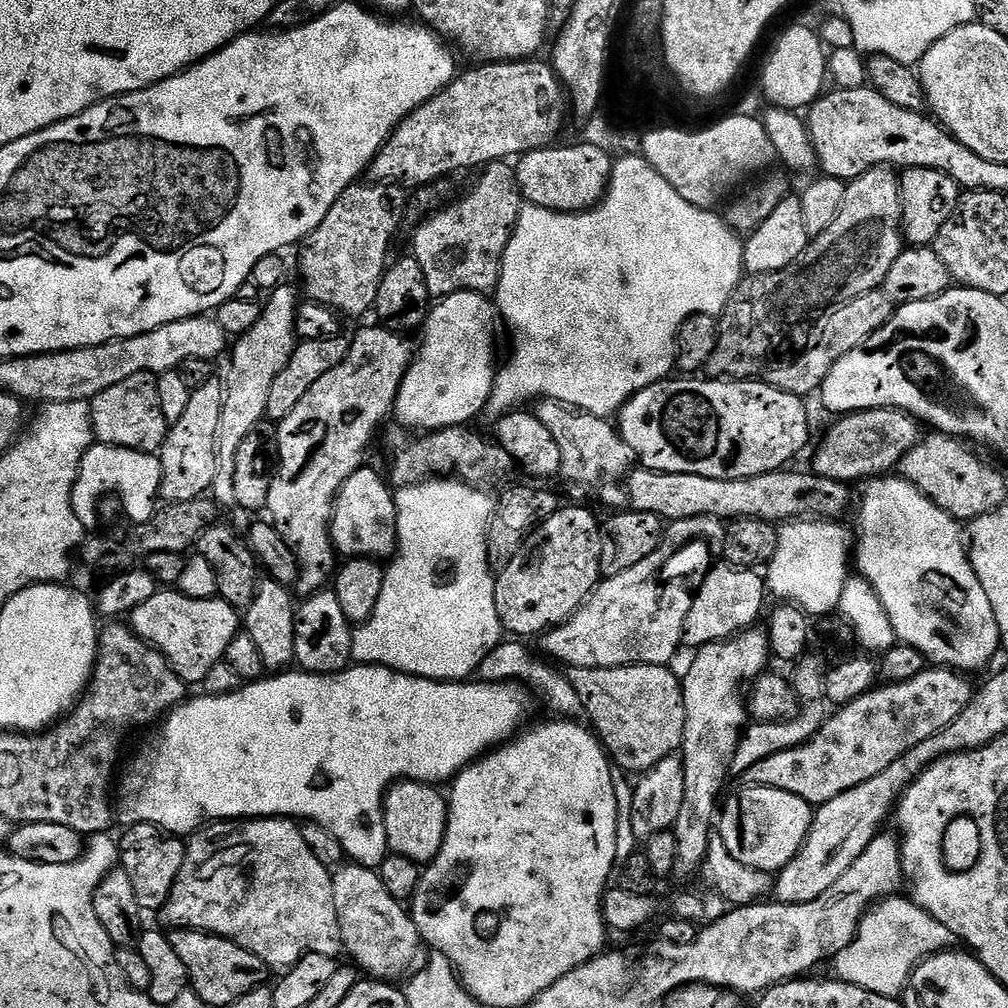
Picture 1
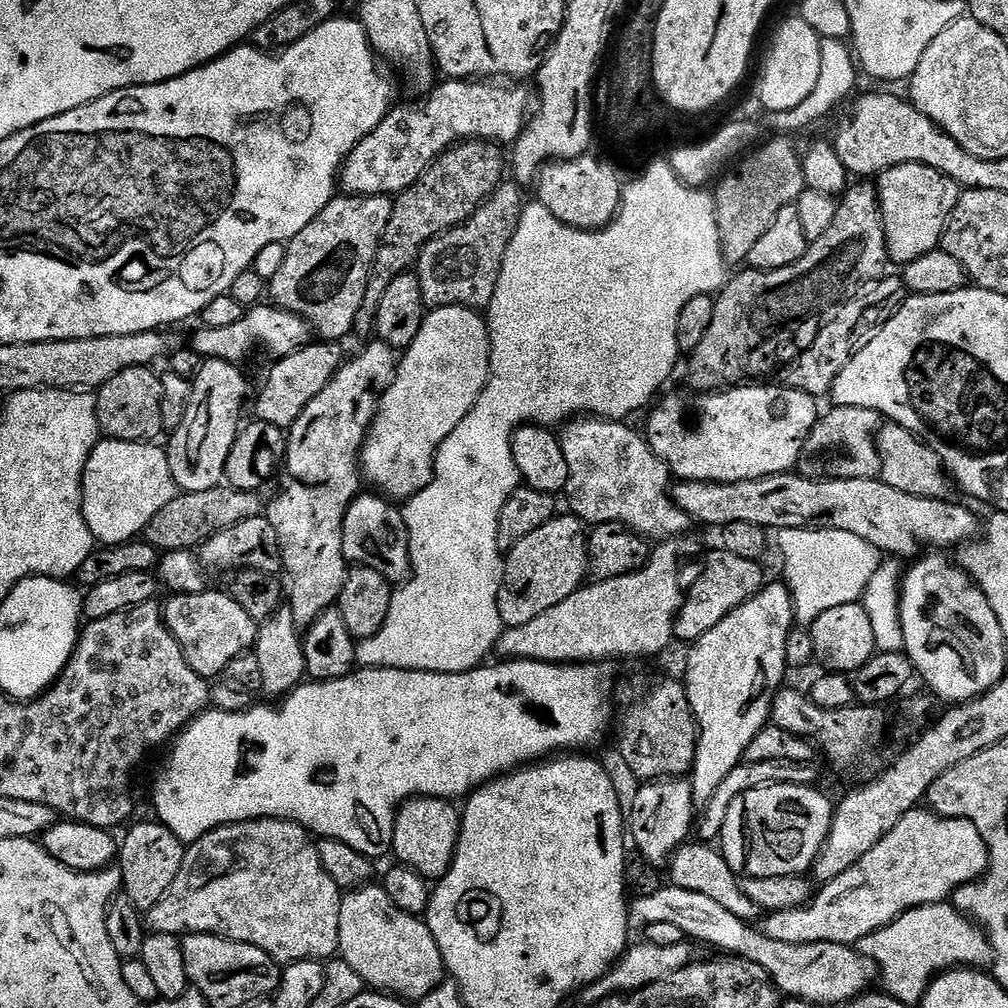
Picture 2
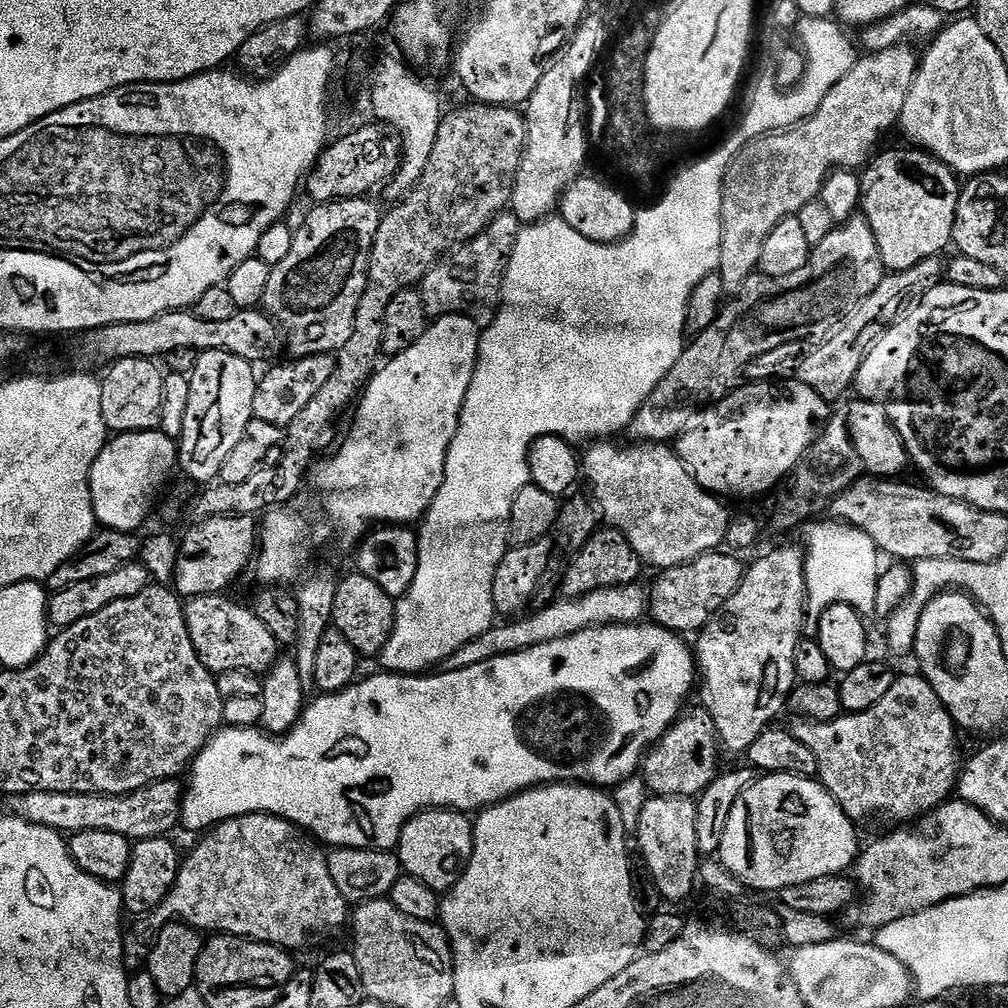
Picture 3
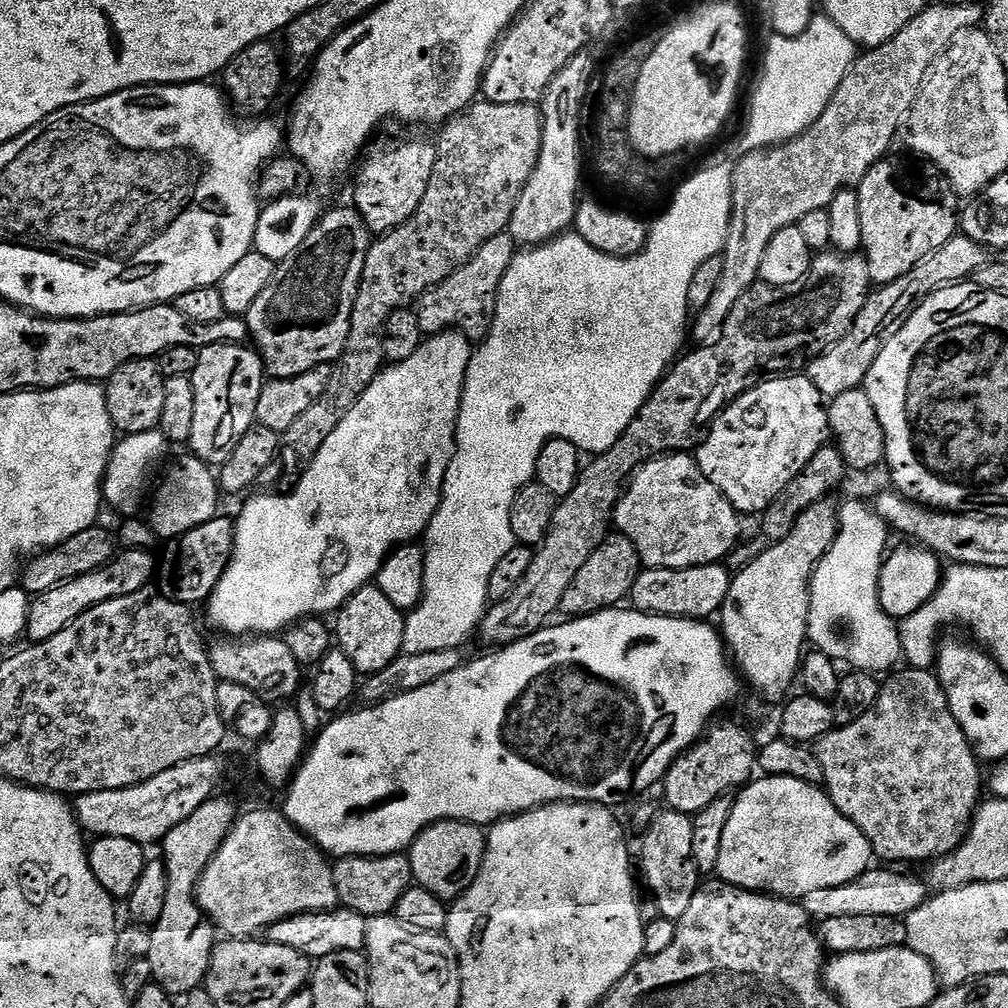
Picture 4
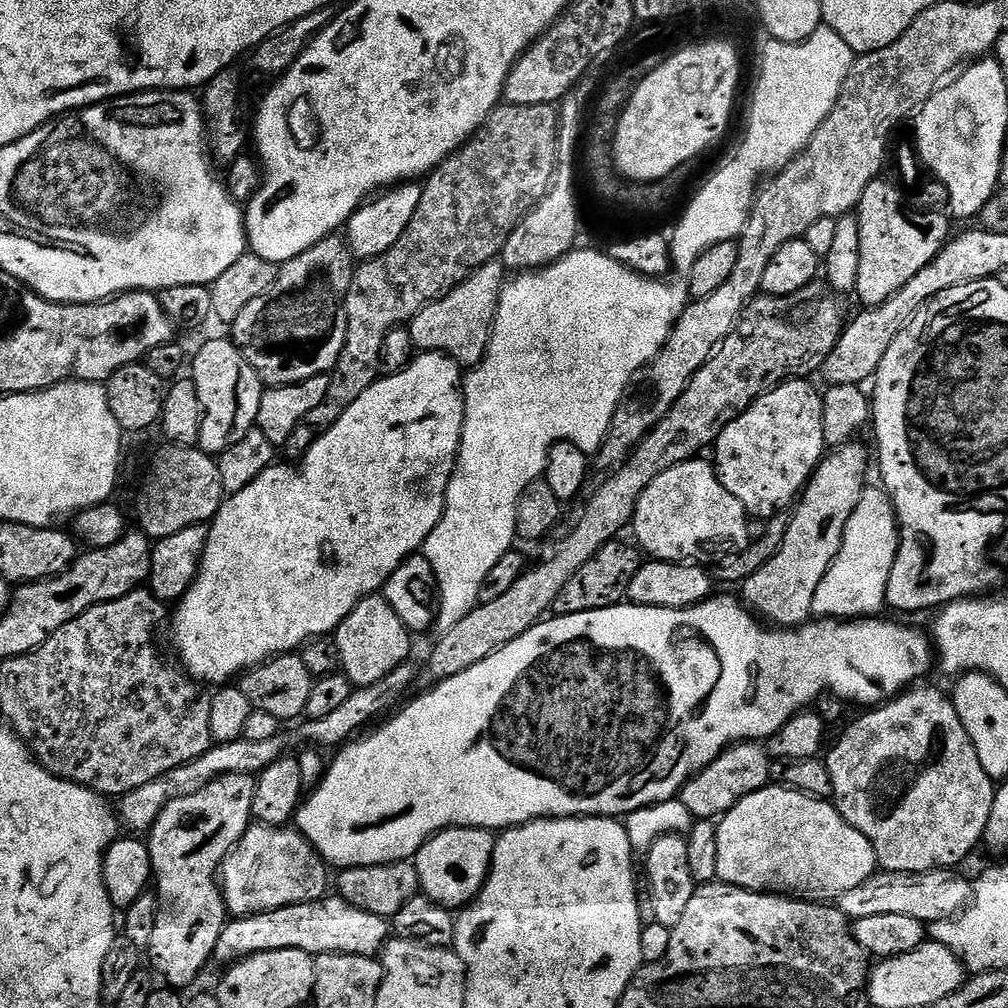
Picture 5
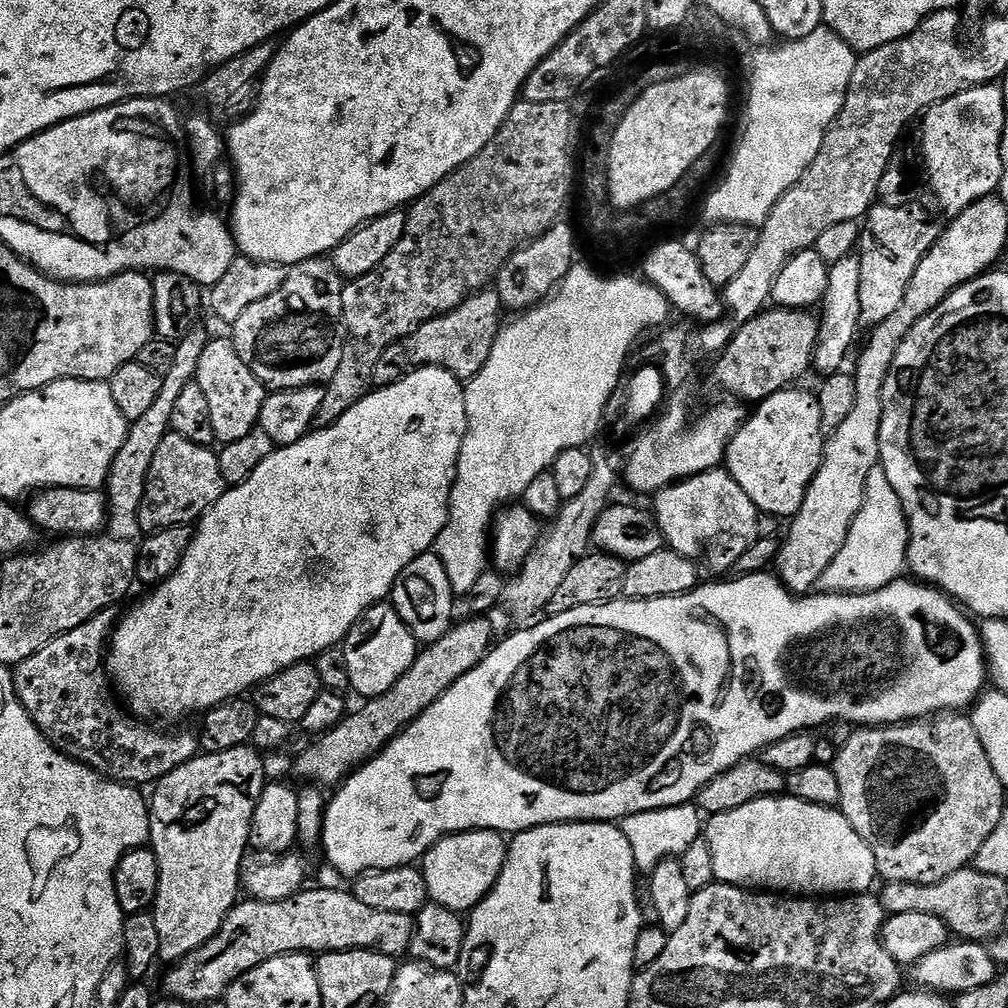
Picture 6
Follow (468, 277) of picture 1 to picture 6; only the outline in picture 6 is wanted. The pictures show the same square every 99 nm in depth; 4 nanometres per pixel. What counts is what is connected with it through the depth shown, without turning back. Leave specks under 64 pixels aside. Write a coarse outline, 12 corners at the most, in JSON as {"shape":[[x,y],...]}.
{"shape":[[485,290],[406,341],[413,365],[462,382],[486,366],[502,327]]}

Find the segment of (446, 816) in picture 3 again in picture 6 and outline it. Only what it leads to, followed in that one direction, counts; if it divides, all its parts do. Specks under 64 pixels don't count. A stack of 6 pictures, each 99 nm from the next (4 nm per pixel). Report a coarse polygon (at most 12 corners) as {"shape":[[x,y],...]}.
{"shape":[[457,832],[422,857],[431,903],[471,913],[498,882],[505,837]]}

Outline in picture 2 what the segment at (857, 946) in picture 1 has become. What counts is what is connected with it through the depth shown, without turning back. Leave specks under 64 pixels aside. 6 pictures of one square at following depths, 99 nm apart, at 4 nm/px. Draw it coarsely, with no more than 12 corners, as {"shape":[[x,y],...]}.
{"shape":[[948,902],[862,938],[883,991],[919,1005],[940,973],[992,958]]}

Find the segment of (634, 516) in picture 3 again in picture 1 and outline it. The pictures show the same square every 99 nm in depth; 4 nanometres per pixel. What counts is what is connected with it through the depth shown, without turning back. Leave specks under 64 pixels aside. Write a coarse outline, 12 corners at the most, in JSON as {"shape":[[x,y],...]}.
{"shape":[[541,399],[538,422],[562,450],[563,479],[623,481],[632,451],[605,417]]}

